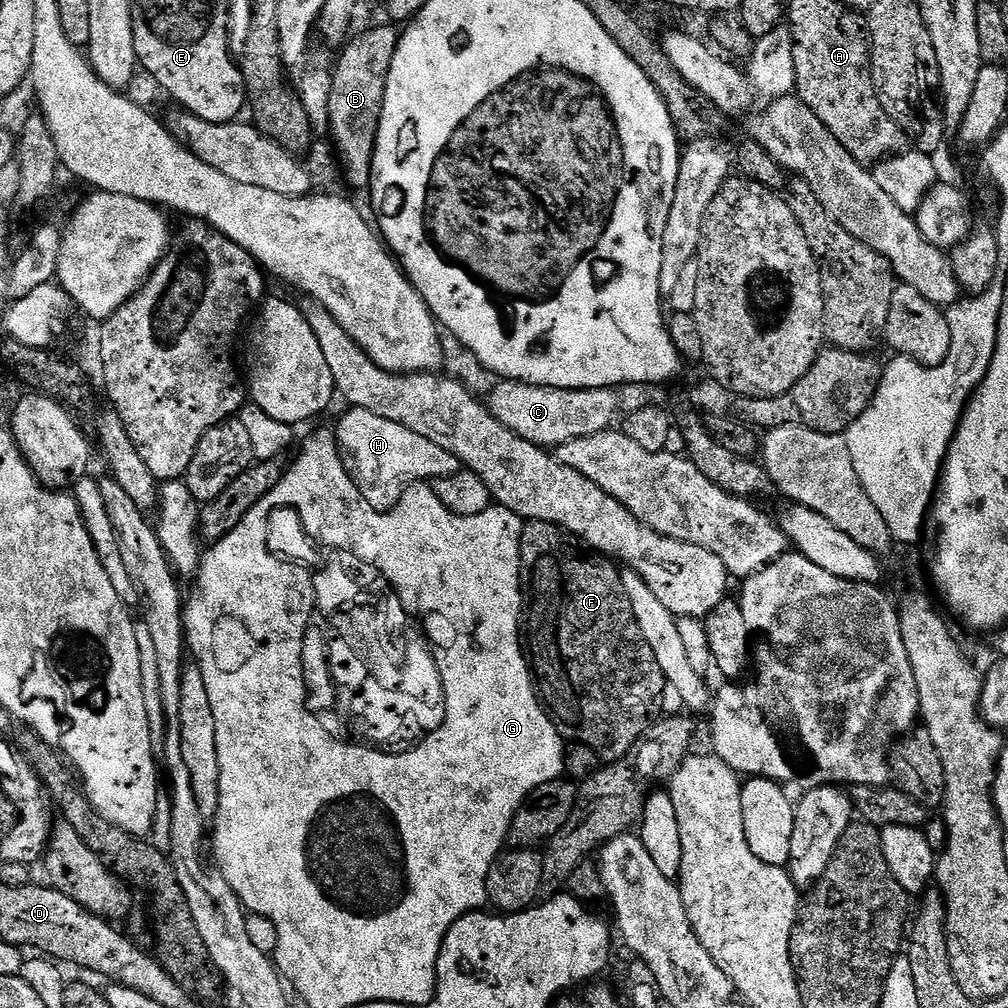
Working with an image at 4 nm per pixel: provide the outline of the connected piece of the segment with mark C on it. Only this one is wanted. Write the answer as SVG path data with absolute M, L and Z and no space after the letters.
M501 379L500 384L486 397L488 408L514 434L526 438L526 442L537 444L539 448L554 450L560 444L570 442L574 438L586 438L590 434L609 431L613 427L612 419L620 408L617 393L611 388L543 388L533 384L520 384L517 380Z

